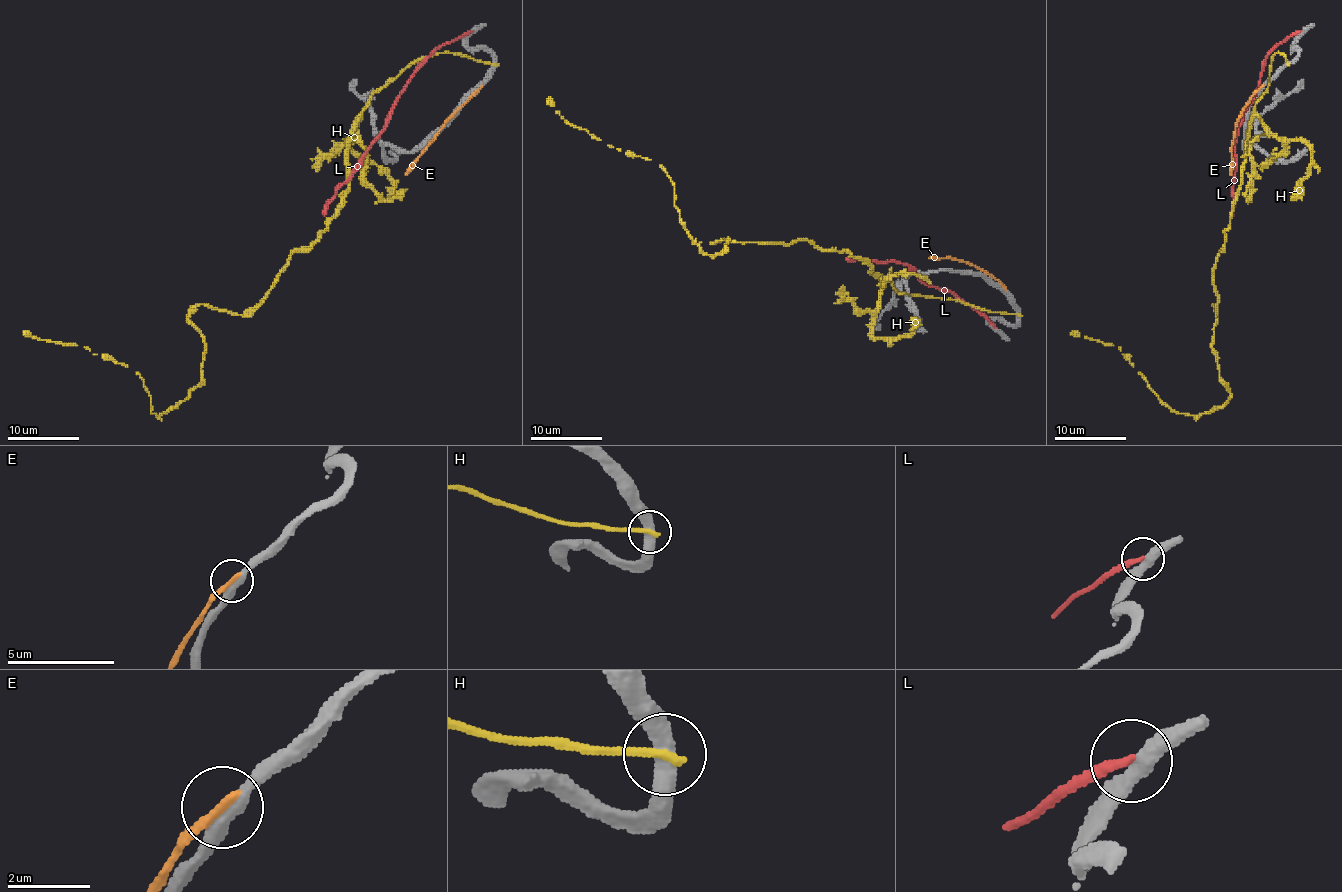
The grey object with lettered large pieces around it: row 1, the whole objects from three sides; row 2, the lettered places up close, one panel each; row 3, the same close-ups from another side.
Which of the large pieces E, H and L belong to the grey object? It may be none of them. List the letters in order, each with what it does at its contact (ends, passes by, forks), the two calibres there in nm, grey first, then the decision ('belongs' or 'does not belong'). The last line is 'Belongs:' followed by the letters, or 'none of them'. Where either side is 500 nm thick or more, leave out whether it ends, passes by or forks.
E: it ends; calibres 440 and 260 nm; does not belong
H: it ends; calibres 380 and 240 nm; does not belong
L: it ends; calibres 360 and 240 nm; does not belong
Belongs: none of them

